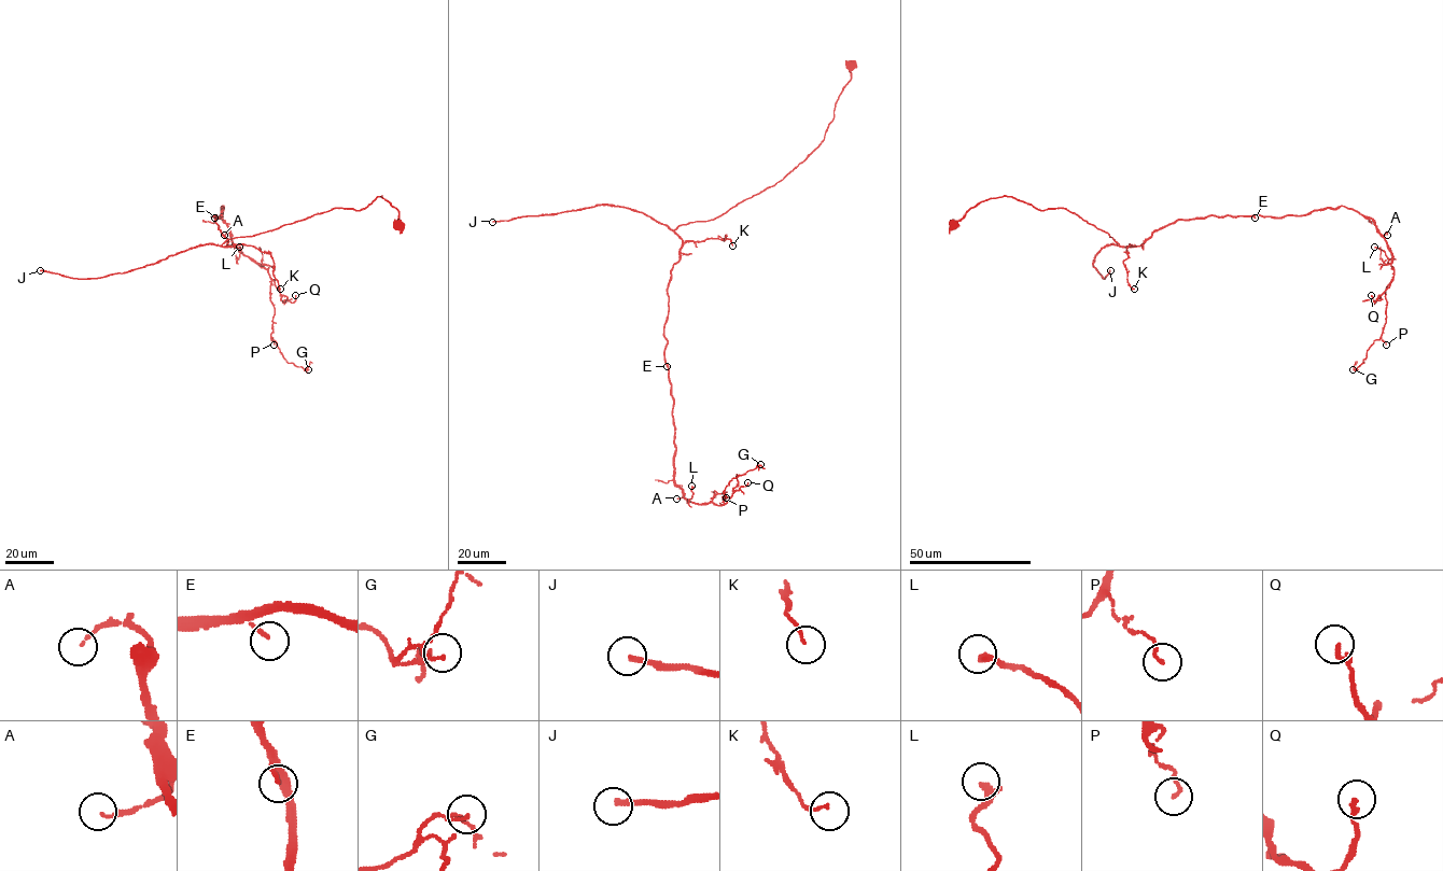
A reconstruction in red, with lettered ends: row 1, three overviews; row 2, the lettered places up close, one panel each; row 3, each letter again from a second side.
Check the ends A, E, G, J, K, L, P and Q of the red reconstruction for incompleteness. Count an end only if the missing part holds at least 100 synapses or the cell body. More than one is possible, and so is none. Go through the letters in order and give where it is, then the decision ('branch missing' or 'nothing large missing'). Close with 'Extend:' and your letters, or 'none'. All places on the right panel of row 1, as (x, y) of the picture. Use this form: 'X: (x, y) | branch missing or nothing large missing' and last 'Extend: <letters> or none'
A: (1387, 235) | nothing large missing
E: (1255, 218) | nothing large missing
G: (1353, 369) | nothing large missing
J: (1110, 270) | branch missing
K: (1134, 289) | nothing large missing
L: (1374, 247) | nothing large missing
P: (1386, 345) | nothing large missing
Q: (1371, 295) | nothing large missing
Extend: J

